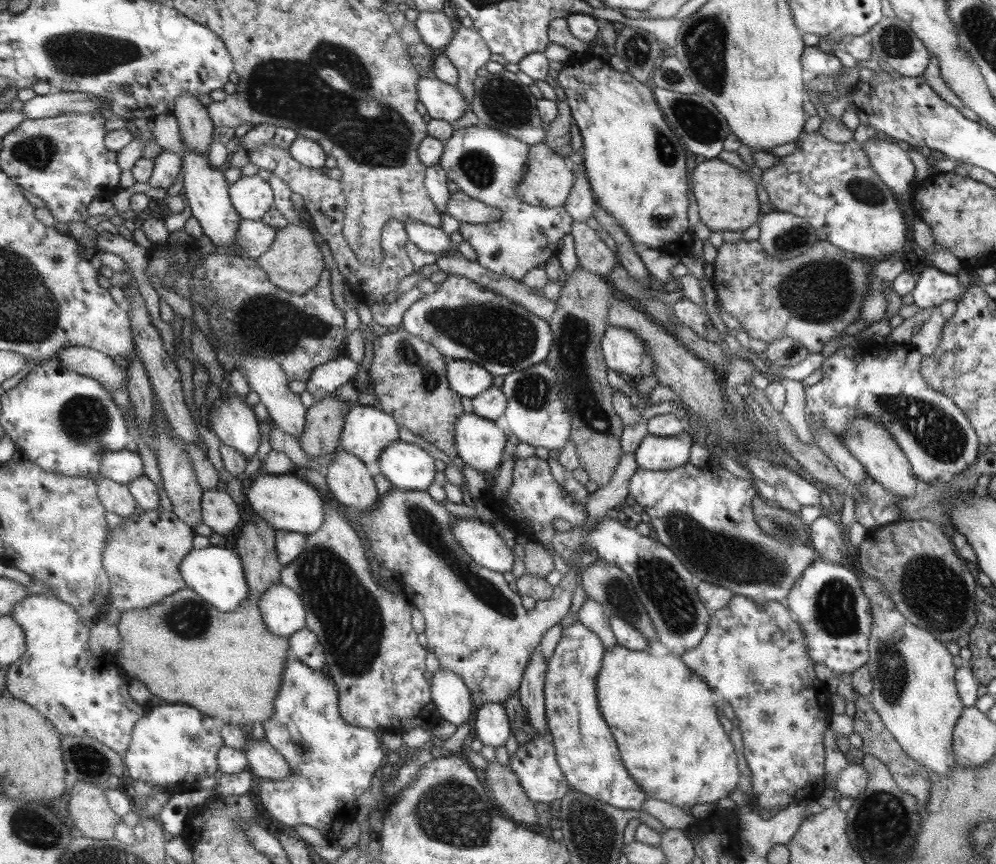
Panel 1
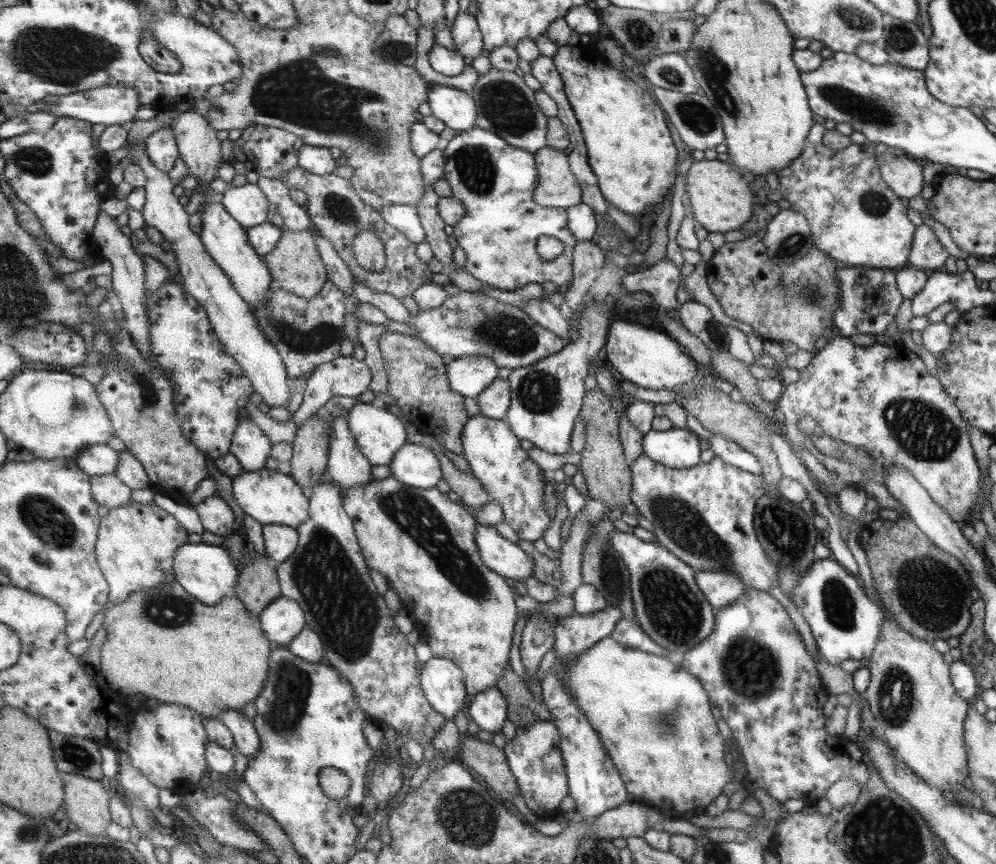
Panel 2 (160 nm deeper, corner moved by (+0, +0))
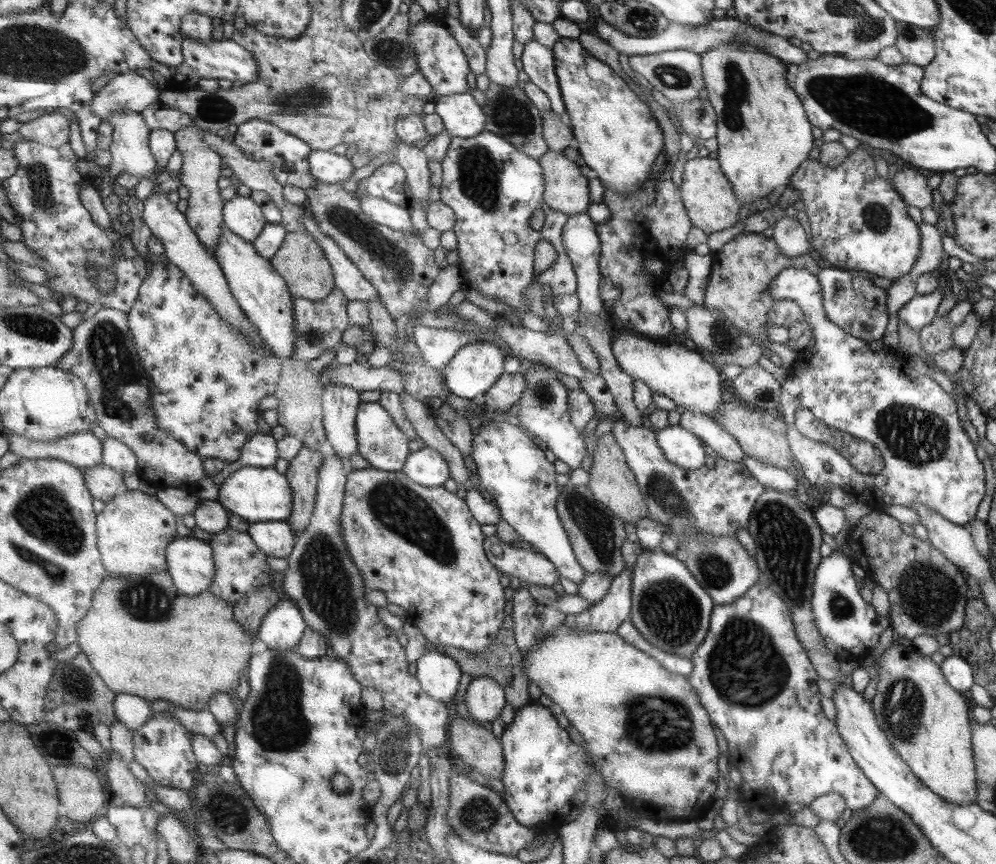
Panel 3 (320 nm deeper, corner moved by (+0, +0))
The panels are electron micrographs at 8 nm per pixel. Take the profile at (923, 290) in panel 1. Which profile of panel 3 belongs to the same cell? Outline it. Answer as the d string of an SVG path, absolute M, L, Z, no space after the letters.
M936 288L929 294L912 296L901 308L898 308L897 321L905 323L915 333L919 333L935 319L937 306L943 295L944 293Z

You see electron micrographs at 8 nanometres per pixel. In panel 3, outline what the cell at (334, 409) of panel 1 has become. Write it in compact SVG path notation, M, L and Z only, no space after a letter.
M302 446L296 458L291 461L288 476L293 491L293 512L287 520L296 535L308 527L316 506L316 480L318 470L324 463L324 456L312 448Z

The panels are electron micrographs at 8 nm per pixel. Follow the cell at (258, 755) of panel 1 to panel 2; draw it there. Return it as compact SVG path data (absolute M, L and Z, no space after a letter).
M227 709L217 718L222 721L235 737L235 748L251 758L261 748L261 739L255 724L237 709Z

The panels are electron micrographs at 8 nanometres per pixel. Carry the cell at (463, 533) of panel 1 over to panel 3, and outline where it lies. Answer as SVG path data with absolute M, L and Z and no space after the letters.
M497 534L485 537L488 560L505 576L514 576L528 585L552 586L558 582L552 561L534 550L514 549L497 540Z

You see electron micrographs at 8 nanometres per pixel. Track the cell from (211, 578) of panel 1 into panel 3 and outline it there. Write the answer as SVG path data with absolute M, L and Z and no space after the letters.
M176 536L168 546L168 571L186 595L207 591L216 578L214 550L208 541Z

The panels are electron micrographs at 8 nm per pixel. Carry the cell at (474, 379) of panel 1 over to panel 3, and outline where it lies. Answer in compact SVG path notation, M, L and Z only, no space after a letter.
M467 343L439 371L451 394L477 401L503 375L503 354L493 343Z

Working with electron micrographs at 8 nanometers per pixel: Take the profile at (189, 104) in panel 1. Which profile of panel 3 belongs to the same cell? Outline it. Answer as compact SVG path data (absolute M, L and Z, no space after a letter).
M188 126L176 132L176 141L178 150L184 158L184 165L181 170L182 185L184 185L190 197L188 198L188 209L186 216L189 225L195 230L199 241L203 247L215 256L215 251L219 247L219 241L223 236L224 224L224 205L225 202L221 198L221 188L219 188L219 178L221 178L221 170L226 165L222 156L215 152L210 146L203 142L203 136L199 133L198 126Z

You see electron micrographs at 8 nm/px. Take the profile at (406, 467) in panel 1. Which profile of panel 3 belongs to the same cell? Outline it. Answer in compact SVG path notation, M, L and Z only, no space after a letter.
M429 447L409 453L407 463L401 471L412 481L427 488L435 488L435 484L442 486L450 478L447 462L436 450Z

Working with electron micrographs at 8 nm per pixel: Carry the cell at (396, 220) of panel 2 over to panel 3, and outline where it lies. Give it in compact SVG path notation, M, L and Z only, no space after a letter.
M365 195L358 198L361 210L368 214L374 223L402 233L420 233L411 225L409 210L401 209L378 197Z

